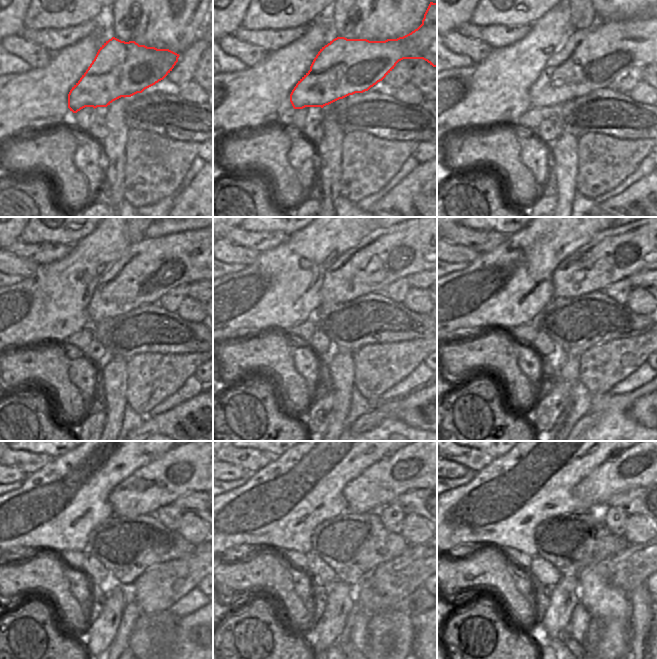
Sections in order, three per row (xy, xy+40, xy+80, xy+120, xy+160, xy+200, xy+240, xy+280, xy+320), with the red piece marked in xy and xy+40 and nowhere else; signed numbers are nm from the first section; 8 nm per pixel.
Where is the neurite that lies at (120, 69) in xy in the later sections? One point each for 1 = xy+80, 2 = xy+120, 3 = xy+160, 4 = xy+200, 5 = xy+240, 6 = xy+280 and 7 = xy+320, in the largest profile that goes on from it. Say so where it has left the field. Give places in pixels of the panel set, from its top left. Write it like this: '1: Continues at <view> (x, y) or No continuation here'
1: Continues at xy+80 (588, 57)
2: Continues at xy+120 (148, 268)
3: Continues at xy+160 (384, 256)
4: Continues at xy+200 (614, 254)
5: Continues at xy+240 (192, 467)
6: Continues at xy+280 (416, 466)
7: Continues at xy+320 (640, 465).

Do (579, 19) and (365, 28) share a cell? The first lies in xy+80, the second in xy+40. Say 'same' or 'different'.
different

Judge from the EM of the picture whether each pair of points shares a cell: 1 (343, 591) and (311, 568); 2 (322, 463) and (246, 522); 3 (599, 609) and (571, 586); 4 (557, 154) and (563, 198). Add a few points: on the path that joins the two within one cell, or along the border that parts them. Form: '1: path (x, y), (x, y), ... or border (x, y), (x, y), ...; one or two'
1: border (337, 580), (328, 585); two
2: path (303, 482), (278, 507), (265, 512); one
3: border (577, 577), (580, 602); two
4: path (563, 165), (563, 187); one

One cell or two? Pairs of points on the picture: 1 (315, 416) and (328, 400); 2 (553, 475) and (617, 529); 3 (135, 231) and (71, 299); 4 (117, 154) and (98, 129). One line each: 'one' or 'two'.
1: one
2: two
3: two
4: two

